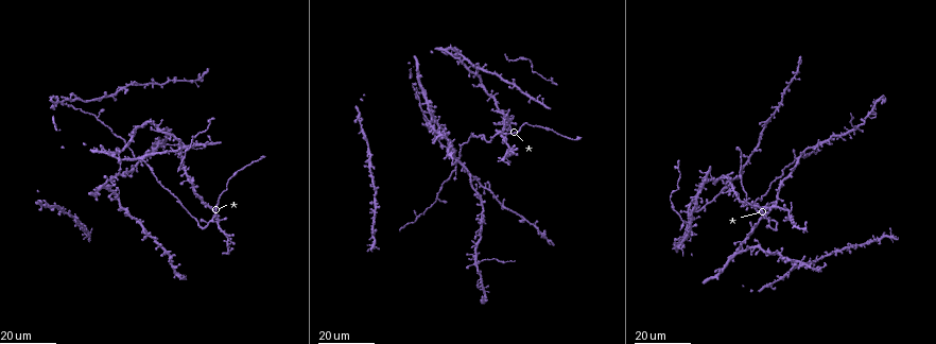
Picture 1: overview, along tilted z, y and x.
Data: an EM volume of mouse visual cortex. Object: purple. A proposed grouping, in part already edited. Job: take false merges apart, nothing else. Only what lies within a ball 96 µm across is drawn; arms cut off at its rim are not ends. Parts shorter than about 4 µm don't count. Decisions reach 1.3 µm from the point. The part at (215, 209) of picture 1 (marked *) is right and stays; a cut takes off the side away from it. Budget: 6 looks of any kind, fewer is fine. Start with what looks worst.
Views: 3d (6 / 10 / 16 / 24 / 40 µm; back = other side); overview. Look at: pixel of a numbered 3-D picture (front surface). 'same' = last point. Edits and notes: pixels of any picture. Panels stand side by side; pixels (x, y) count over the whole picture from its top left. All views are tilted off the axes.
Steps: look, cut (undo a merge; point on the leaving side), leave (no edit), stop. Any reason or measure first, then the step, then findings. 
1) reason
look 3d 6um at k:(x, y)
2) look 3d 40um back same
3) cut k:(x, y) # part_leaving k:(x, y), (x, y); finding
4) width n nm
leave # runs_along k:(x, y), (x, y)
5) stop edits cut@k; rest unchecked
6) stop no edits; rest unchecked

look 3d 16um at 1:(478, 263)

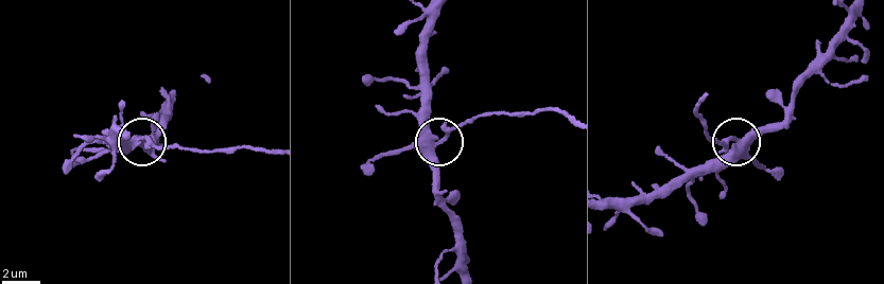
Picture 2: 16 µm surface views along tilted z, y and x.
look 3d 6um at 2:(442, 142)

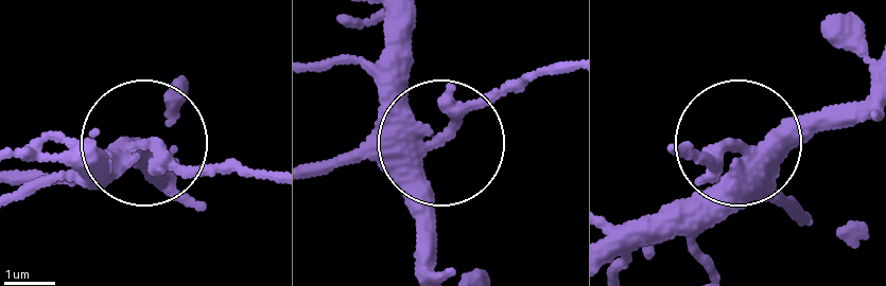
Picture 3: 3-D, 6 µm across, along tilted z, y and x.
width 370 nm
cut 3:(189, 165) # part_leaving 3:(736, 141), (705, 158), (673, 146); a second cell is stuck on

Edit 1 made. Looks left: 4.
look overview

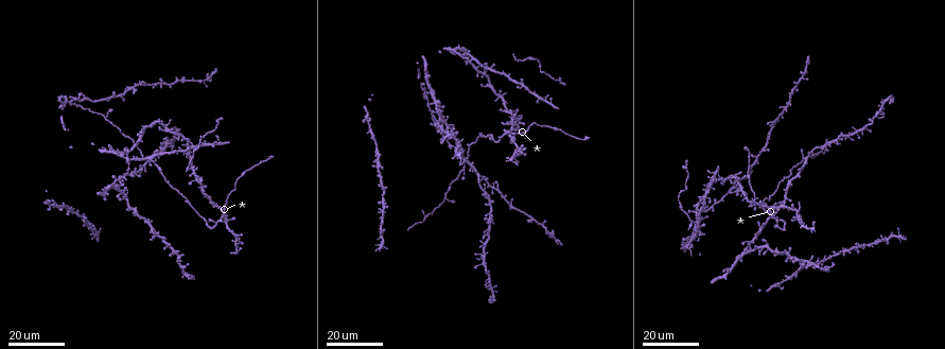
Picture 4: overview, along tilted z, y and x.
looks like a crossing
look 3d 16um at 4:(739, 190)

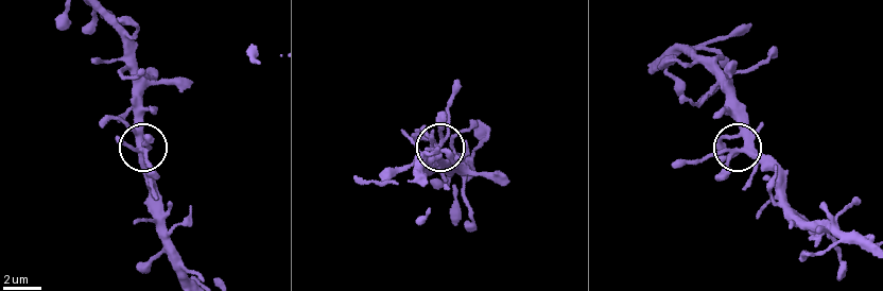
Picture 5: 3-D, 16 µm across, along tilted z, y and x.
look 3d 6um at 5:(742, 147)

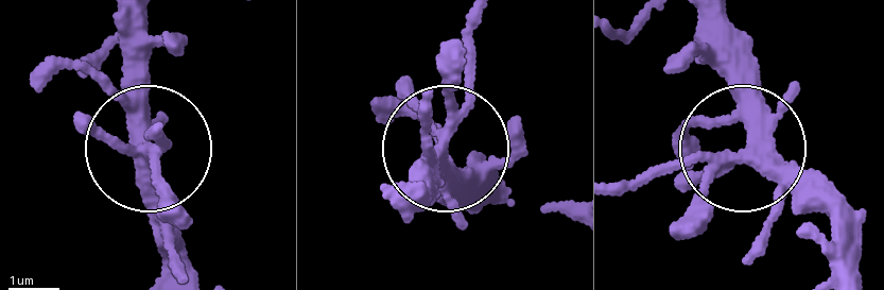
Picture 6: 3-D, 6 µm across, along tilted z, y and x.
leave # runs_along 6:(854, 277), (835, 216), (742, 149), (621, 181); all the same cell

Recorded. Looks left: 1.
stop edits cut@3; rest unchecked

